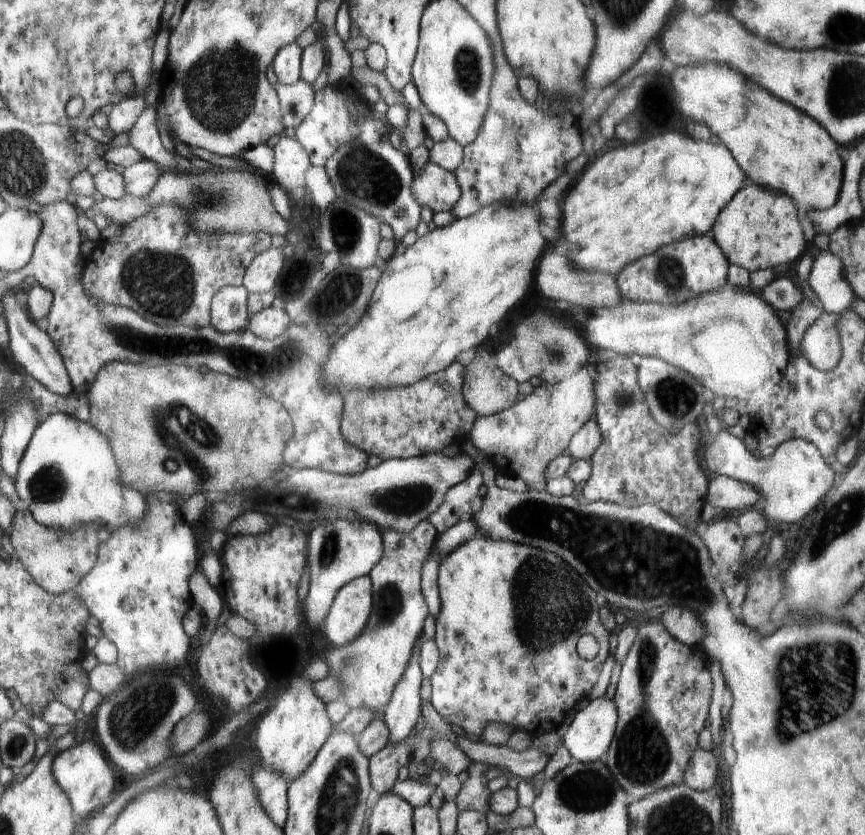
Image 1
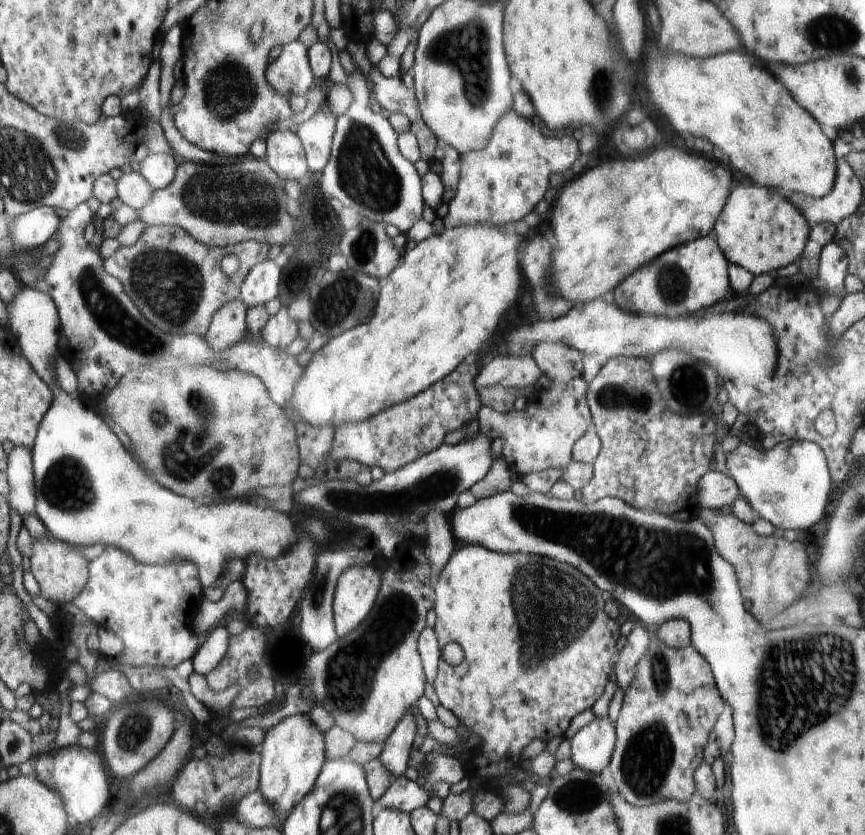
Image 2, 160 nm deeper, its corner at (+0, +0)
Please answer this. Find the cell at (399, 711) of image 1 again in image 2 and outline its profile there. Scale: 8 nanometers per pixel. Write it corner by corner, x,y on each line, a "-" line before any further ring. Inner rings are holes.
407,713
384,742
379,759
386,770
389,770
392,780
404,776
404,772
408,770
408,758
410,758
414,736
416,736
414,715

